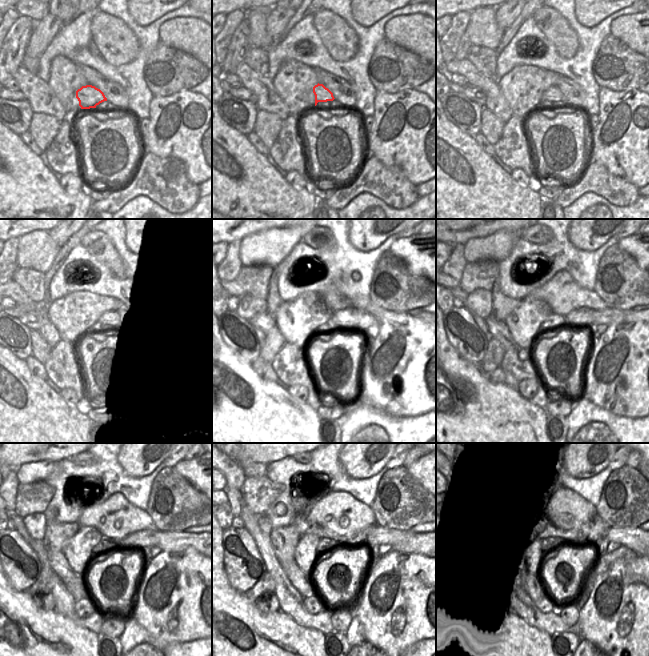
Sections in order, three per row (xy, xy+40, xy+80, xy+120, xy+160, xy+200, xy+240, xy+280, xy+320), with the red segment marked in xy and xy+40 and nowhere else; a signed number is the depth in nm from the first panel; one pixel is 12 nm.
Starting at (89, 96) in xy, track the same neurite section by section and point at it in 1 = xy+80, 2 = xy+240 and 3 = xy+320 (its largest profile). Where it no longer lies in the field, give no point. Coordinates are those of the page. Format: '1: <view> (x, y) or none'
1: xy+80 (553, 93)
2: xy+240 (171, 541)
3: xy+320 (638, 540)

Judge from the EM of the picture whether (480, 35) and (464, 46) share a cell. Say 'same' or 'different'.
different

